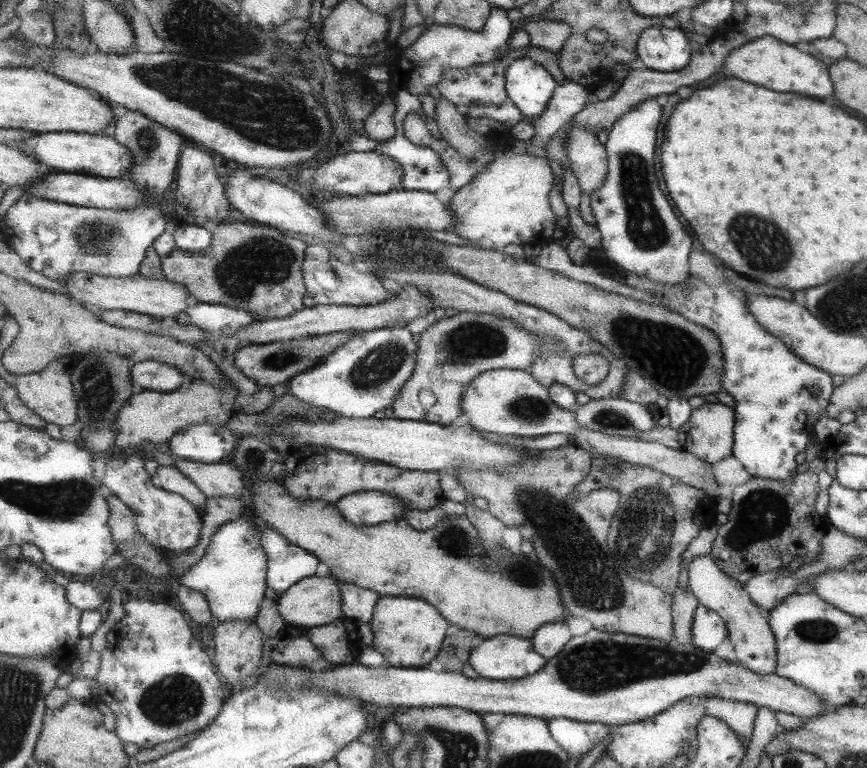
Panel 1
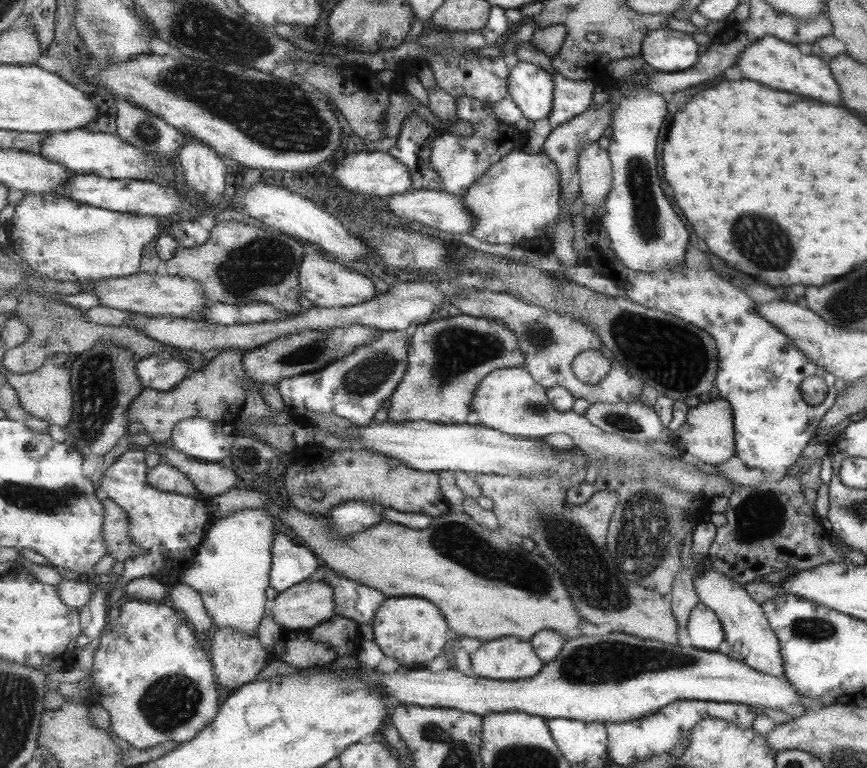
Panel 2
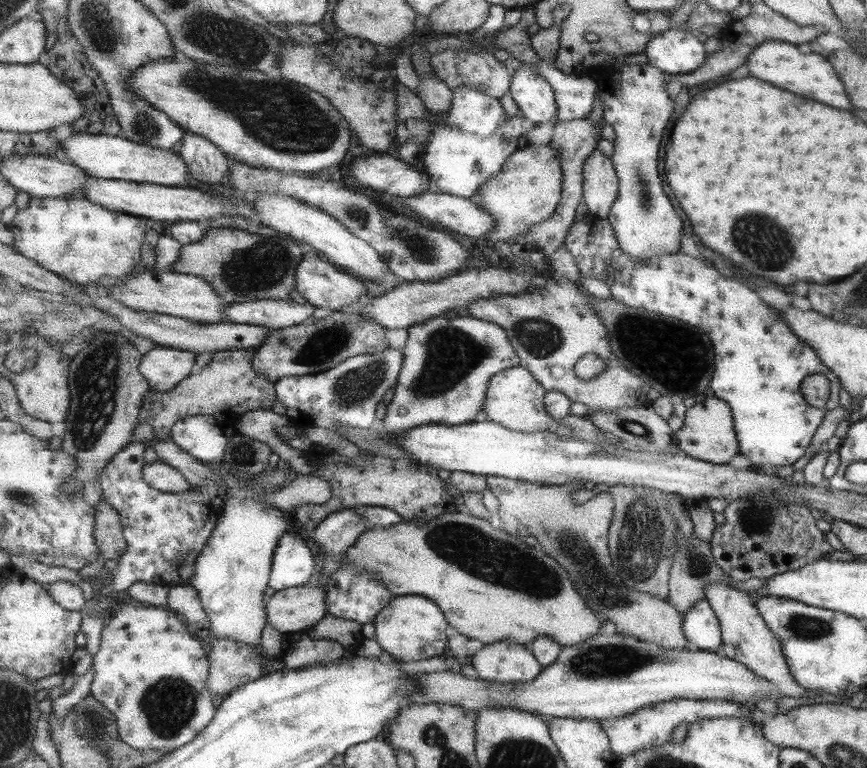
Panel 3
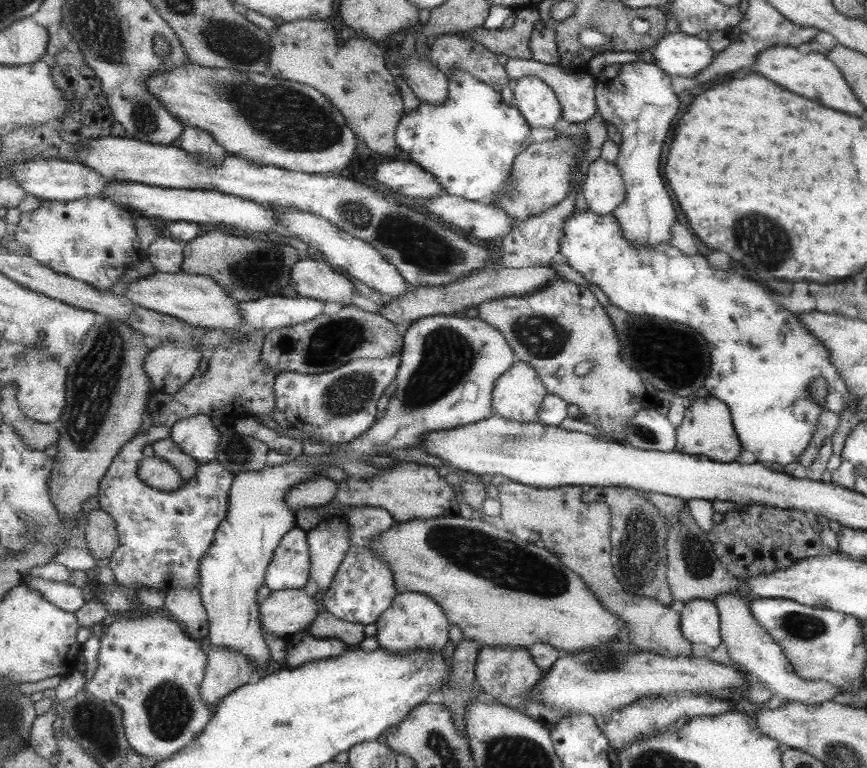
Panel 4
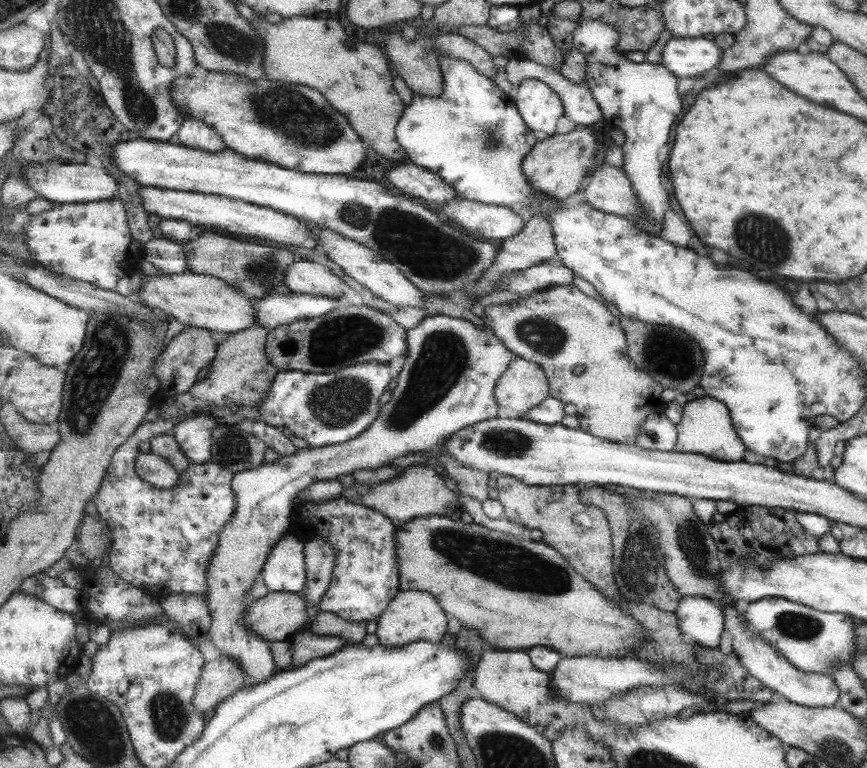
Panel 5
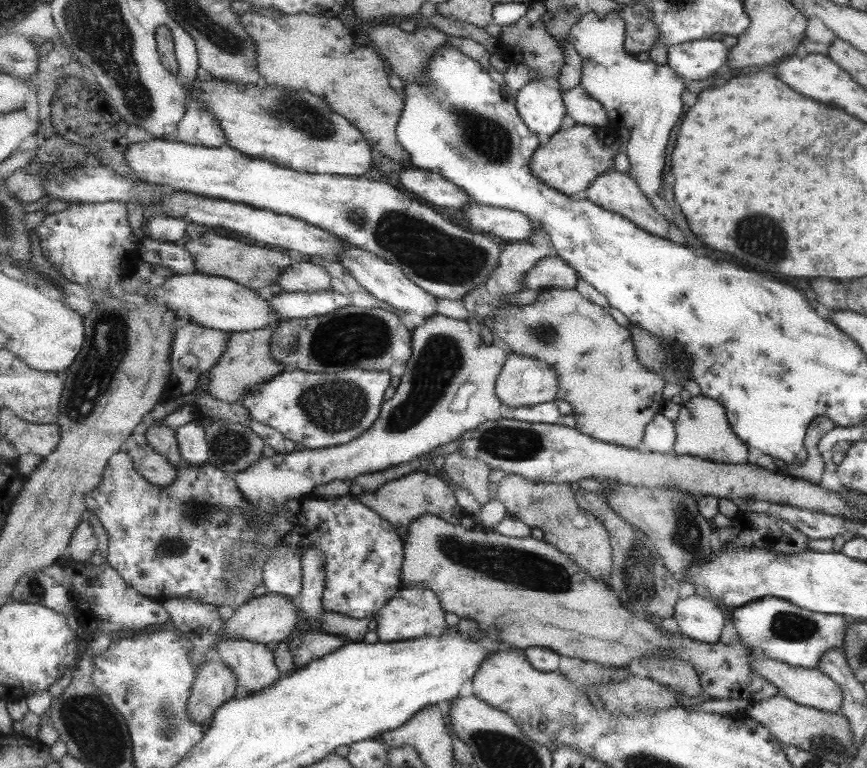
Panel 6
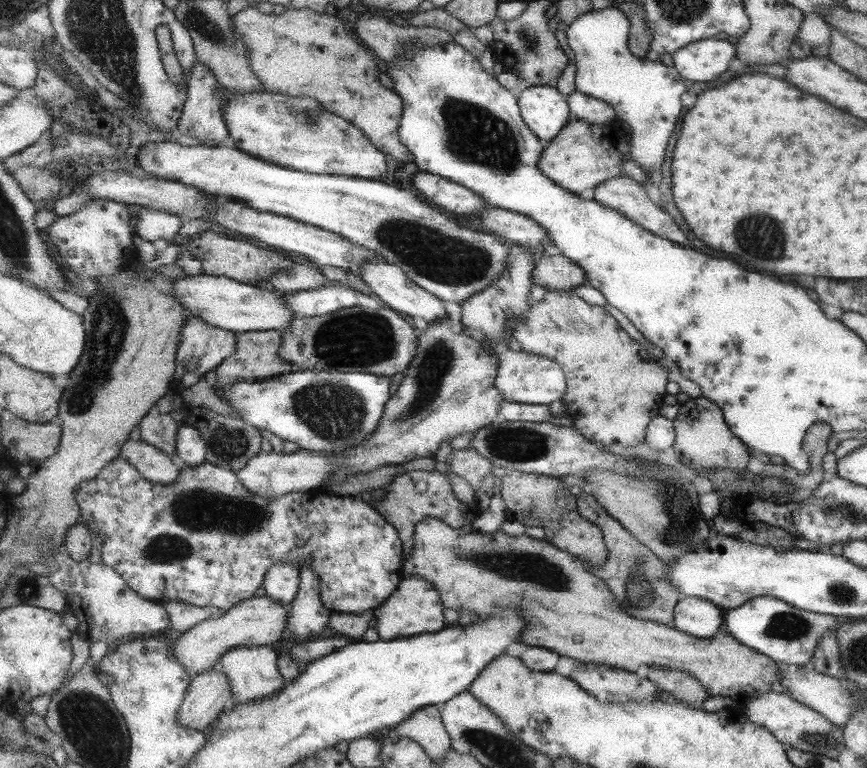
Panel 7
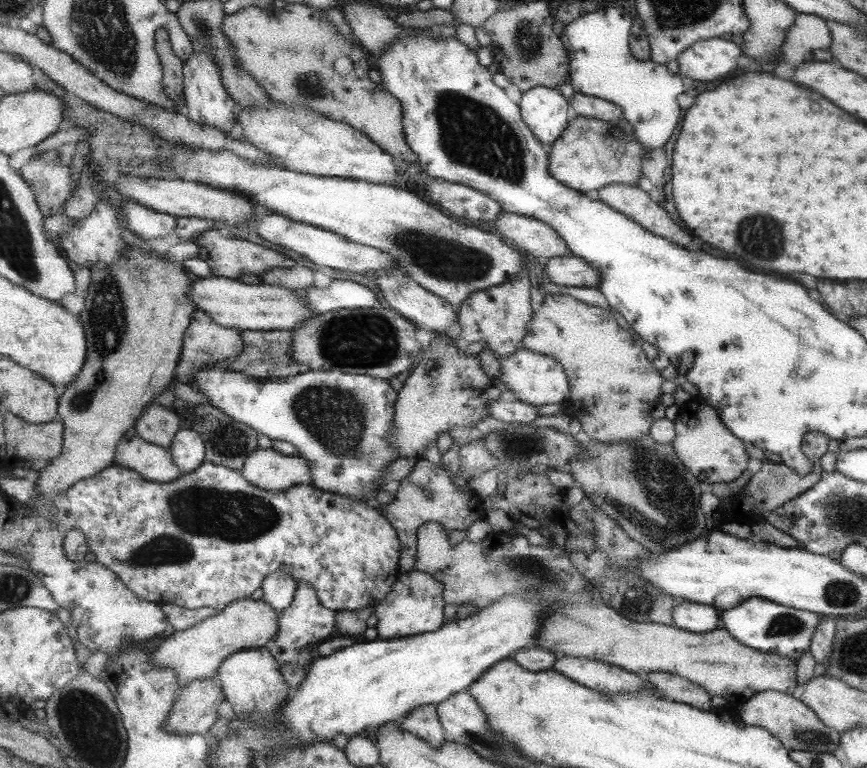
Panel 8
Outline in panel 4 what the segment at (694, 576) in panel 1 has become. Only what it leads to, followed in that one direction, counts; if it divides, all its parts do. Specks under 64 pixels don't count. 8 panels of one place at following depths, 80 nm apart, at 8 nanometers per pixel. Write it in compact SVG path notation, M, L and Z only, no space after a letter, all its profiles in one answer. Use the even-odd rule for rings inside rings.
M729 592L721 594L715 599L718 616L722 618L722 640L727 656L735 664L738 664L739 668L747 675L761 682L774 695L786 699L787 702L807 705L831 702L839 690L826 680L803 680L801 676L795 673L781 647L769 638L769 634L758 624L750 608L747 607L747 602L742 599L737 594Z

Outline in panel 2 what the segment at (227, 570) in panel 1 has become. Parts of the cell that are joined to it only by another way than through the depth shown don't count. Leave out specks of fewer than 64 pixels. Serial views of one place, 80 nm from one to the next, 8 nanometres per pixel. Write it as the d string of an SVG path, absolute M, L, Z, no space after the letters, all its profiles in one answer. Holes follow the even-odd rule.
M270 509L236 510L231 516L213 522L199 554L183 574L180 583L202 595L208 613L218 629L235 628L258 636L265 618L267 590L273 570L273 543L276 537L275 514Z

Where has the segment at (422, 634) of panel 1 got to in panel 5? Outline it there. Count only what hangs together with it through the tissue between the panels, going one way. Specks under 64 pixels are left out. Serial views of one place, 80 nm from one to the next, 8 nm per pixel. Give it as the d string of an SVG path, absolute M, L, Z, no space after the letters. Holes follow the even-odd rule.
M417 590L401 591L390 603L390 607L380 616L376 634L381 645L391 647L419 641L441 644L447 634L448 619L449 616L433 594Z

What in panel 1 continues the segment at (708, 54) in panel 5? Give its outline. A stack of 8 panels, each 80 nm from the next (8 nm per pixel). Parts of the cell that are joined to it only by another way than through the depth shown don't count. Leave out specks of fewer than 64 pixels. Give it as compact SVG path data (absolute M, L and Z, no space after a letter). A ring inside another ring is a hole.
M649 27L637 40L638 66L670 73L684 68L690 60L689 48L681 29Z

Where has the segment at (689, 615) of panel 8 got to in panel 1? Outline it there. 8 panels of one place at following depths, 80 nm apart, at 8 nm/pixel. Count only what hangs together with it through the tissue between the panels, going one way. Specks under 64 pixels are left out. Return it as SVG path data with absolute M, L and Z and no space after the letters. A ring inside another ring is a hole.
M699 605L691 624L691 642L703 651L712 652L721 640L725 640L725 626L718 613Z

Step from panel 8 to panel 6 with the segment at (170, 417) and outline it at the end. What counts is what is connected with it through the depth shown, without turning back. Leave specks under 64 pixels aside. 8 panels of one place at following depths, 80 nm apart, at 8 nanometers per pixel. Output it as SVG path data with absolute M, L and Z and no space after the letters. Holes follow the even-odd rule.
M156 420L156 423L146 433L146 438L148 444L158 453L166 456L171 464L178 468L186 465L175 428L164 424L162 420Z

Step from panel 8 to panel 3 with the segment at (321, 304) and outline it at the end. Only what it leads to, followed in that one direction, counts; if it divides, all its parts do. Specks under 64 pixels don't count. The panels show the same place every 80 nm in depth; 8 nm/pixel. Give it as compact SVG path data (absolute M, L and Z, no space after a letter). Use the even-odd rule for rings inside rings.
M276 297L255 298L224 306L224 318L235 324L257 325L272 330L287 328L310 322L316 306L310 302L298 304L285 302Z

